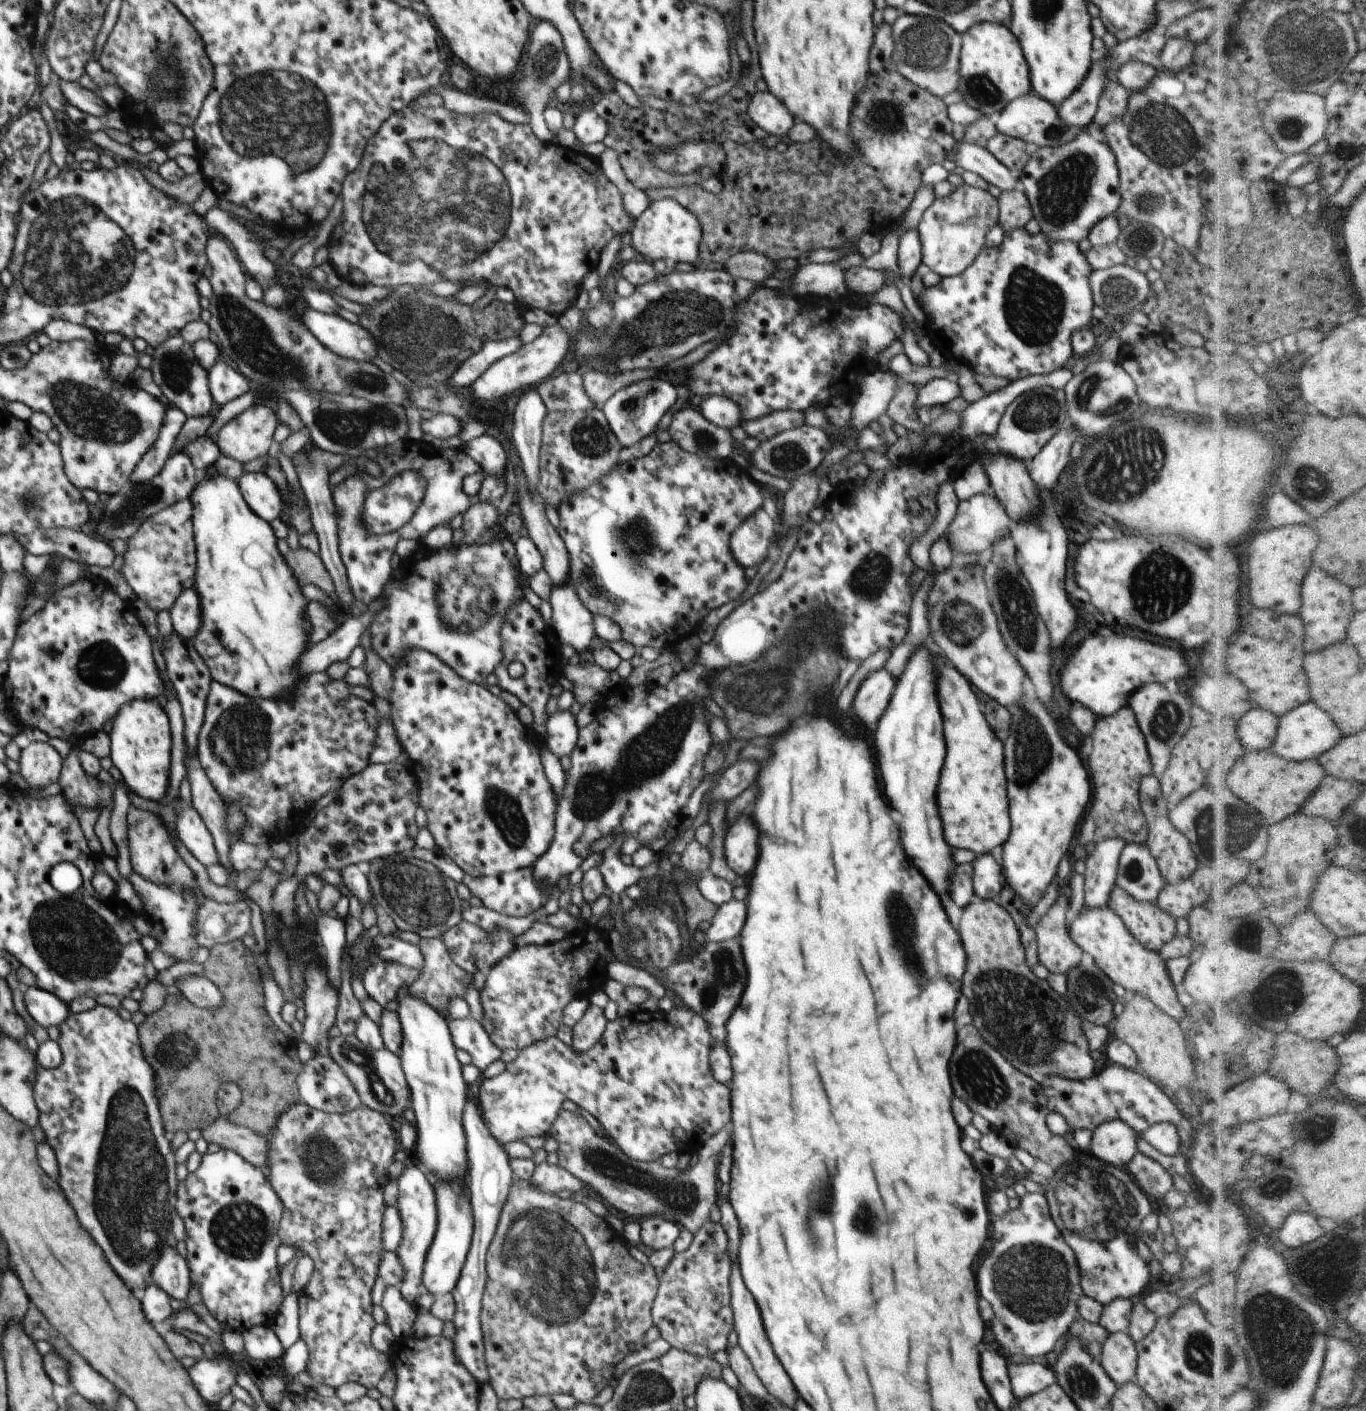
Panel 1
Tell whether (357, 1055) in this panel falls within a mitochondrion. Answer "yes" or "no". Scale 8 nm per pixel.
yes

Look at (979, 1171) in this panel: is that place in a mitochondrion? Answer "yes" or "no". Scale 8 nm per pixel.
no

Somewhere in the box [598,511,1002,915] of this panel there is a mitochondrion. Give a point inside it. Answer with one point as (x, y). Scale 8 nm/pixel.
(963, 621)

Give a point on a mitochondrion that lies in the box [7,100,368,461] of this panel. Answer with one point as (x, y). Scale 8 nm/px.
(73, 255)

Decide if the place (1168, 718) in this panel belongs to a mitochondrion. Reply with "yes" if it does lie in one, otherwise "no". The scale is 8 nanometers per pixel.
yes

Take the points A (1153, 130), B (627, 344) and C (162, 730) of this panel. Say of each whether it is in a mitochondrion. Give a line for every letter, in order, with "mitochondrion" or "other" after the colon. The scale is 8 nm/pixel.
A: mitochondrion
B: mitochondrion
C: other

